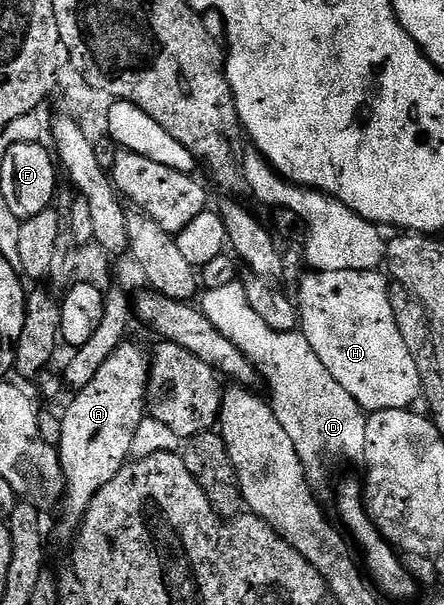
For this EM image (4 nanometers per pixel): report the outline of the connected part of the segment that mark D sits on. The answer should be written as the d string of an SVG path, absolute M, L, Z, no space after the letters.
M239 281L221 285L221 289L203 291L201 297L202 313L213 329L221 332L255 366L265 387L267 383L271 390L271 408L275 410L281 429L285 429L287 439L293 441L293 449L297 449L297 457L312 484L319 485L326 477L327 466L334 455L362 460L367 428L363 406L349 397L342 385L333 381L329 369L321 365L302 330L269 329L269 325L265 325L265 321L253 310L253 305L249 305L249 297Z

